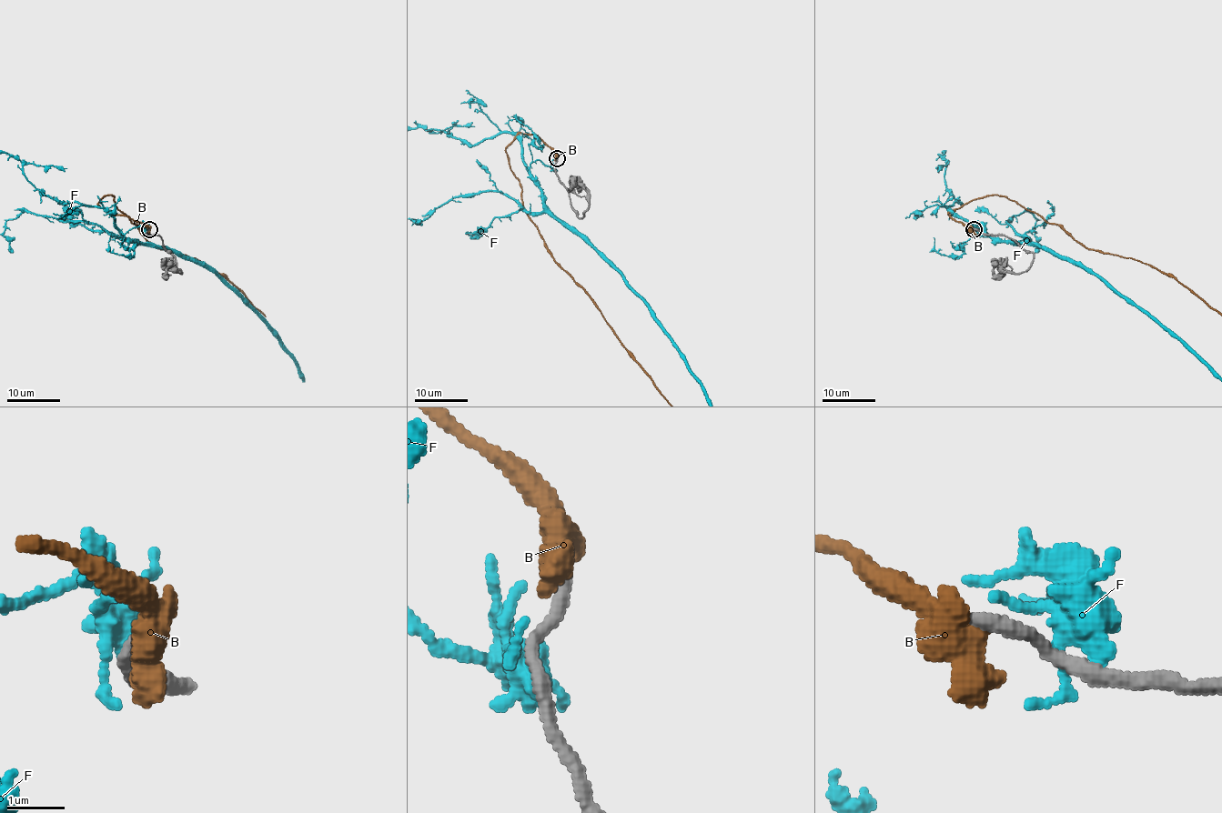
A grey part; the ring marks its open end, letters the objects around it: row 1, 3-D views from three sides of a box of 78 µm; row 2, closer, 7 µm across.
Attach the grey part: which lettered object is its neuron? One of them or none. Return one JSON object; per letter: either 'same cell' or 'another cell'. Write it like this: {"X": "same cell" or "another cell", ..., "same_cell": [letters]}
{"B": "same cell", "F": "another cell", "same_cell": ["B"]}

